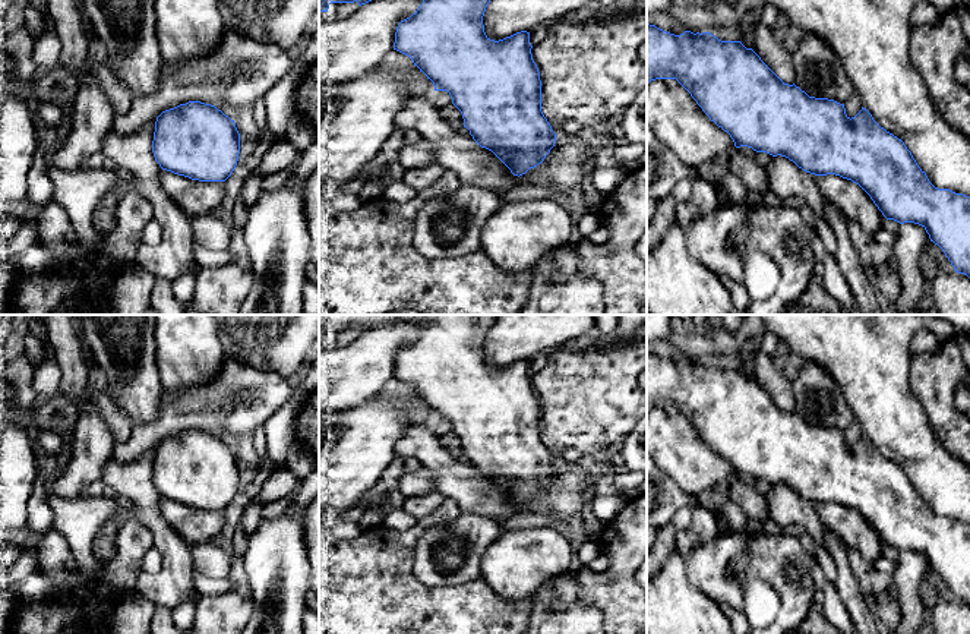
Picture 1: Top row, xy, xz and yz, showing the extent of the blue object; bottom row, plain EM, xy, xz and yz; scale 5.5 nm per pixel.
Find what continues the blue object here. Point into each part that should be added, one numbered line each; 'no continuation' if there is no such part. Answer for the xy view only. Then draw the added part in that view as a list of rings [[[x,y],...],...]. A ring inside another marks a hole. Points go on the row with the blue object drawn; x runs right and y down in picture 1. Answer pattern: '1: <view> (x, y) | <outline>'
no continuation

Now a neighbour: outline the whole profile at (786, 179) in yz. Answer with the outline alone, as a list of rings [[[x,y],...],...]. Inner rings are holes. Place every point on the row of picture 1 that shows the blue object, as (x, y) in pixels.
[[[772,157],[765,168],[770,190],[780,199],[799,198],[813,214],[824,217],[825,199],[821,196],[816,176],[803,171],[786,157]]]

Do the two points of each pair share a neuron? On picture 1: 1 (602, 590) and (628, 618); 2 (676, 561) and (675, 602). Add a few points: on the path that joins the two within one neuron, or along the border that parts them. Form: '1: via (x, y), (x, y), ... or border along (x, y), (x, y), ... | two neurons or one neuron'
1: via (609, 598), (622, 611) | one neuron
2: via (675, 571), (675, 592) | one neuron

